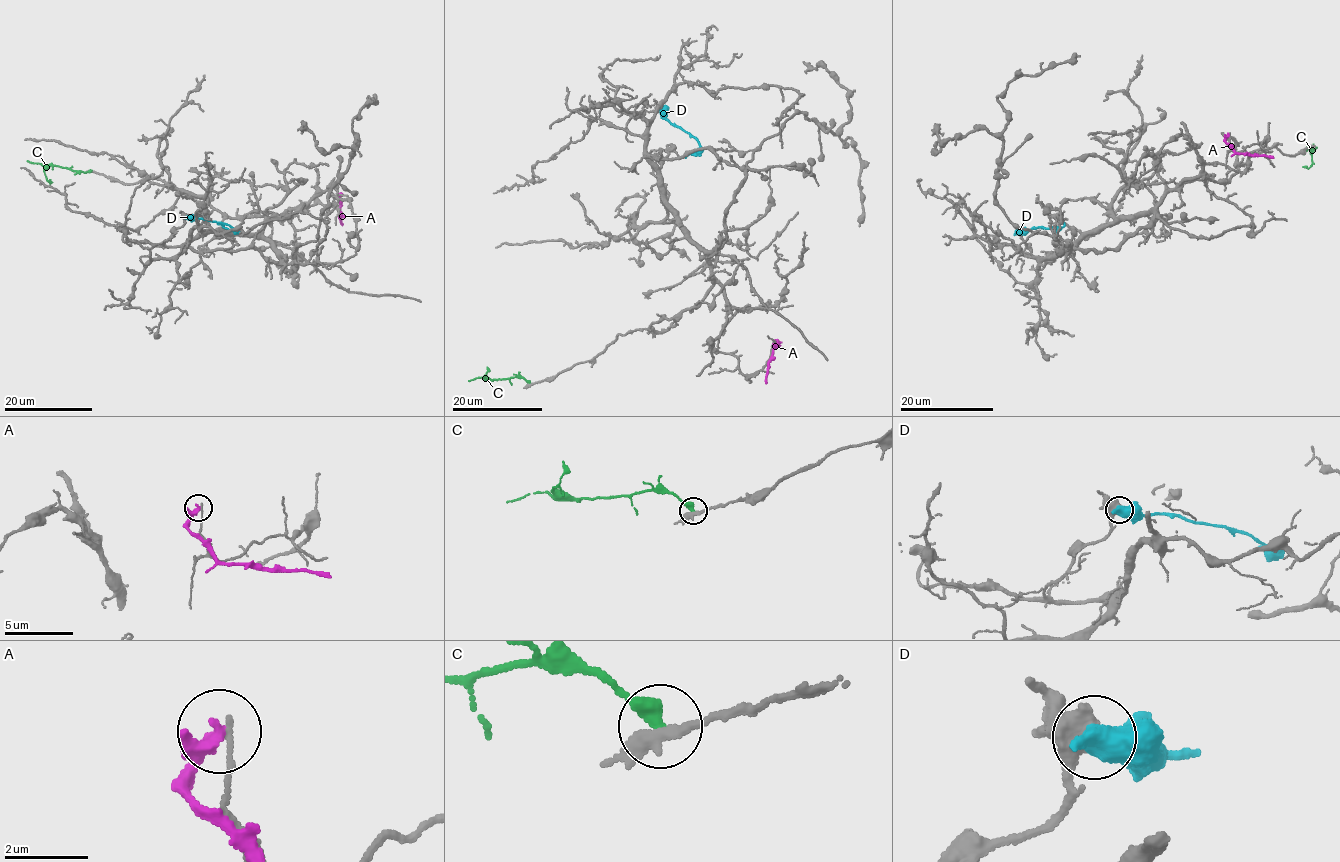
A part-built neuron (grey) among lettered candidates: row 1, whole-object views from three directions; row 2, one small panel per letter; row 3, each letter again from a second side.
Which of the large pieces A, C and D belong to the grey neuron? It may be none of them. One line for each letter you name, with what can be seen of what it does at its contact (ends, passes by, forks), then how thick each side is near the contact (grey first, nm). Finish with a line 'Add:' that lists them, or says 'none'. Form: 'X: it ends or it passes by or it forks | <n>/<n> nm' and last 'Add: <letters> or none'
Add: none

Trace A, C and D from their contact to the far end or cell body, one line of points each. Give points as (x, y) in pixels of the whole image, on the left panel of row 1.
A: (339, 194), (342, 225)
C: (91, 170), (50, 165), (44, 171), (49, 181)
D: (187, 216), (221, 222), (236, 229), (217, 223)

